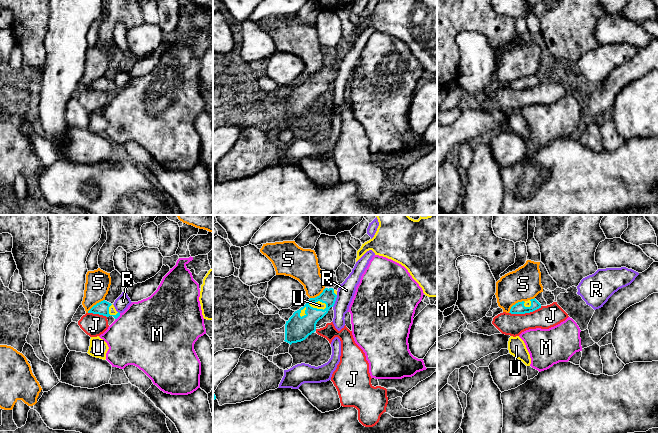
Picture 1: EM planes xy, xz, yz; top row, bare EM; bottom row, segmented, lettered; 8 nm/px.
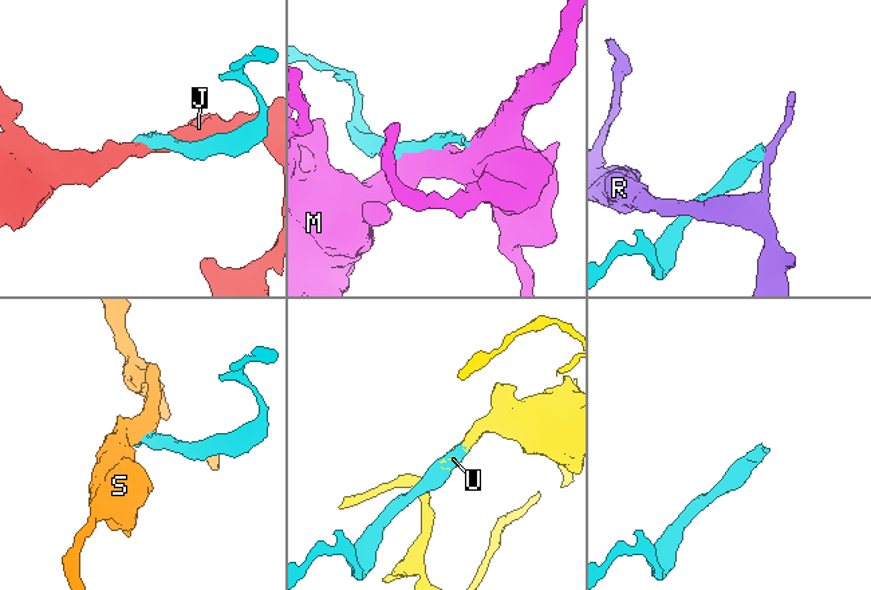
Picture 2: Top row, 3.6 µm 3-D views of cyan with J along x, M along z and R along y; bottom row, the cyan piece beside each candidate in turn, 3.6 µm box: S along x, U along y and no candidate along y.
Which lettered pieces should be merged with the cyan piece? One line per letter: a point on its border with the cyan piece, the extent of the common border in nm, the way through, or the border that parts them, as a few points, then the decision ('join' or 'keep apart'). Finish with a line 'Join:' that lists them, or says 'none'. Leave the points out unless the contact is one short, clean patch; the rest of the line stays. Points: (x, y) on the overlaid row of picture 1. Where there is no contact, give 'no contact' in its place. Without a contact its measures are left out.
J: yz (525, 312) | 280 nm | along yz (541, 306), (529, 312), (509, 313) | keep apart
M: xy (118, 316) | 70 nm | keep apart
R: xz (334, 301) | 100 nm | along xz (337, 295), (332, 306) | keep apart
S: yz (516, 303) | 160 nm | along yz (524, 301), (515, 303), (508, 312) | keep apart
U: xz (316, 308) | 150 nm | across xz (297, 328), (316, 308), (319, 305) | join
Join: U

